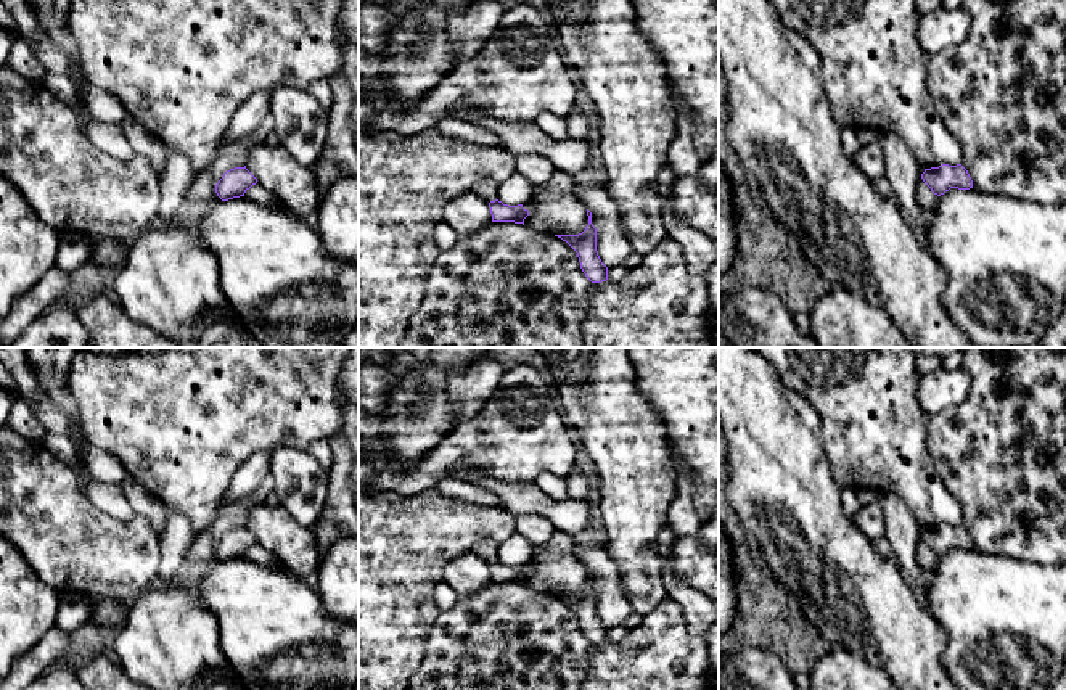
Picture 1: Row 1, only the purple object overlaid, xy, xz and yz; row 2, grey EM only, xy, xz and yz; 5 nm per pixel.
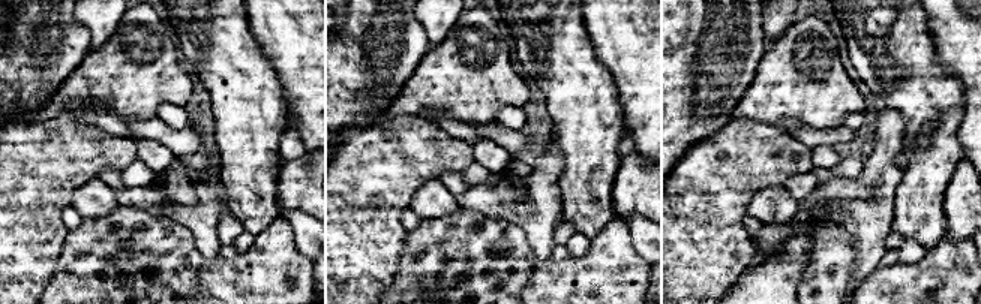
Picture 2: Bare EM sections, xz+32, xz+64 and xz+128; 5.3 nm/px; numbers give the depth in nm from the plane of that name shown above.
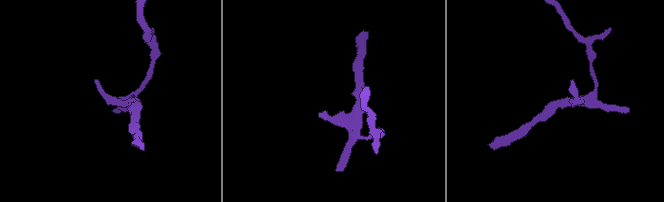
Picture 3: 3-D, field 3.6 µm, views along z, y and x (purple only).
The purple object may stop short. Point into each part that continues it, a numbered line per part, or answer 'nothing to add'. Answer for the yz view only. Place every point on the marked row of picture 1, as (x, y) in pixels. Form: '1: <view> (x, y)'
nothing to add

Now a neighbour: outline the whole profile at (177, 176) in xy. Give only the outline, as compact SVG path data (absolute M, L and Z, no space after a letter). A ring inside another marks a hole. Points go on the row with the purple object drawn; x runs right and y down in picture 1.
M166 146L166 162L159 179L159 211L158 222L170 224L190 190L196 170L190 159L175 148Z

